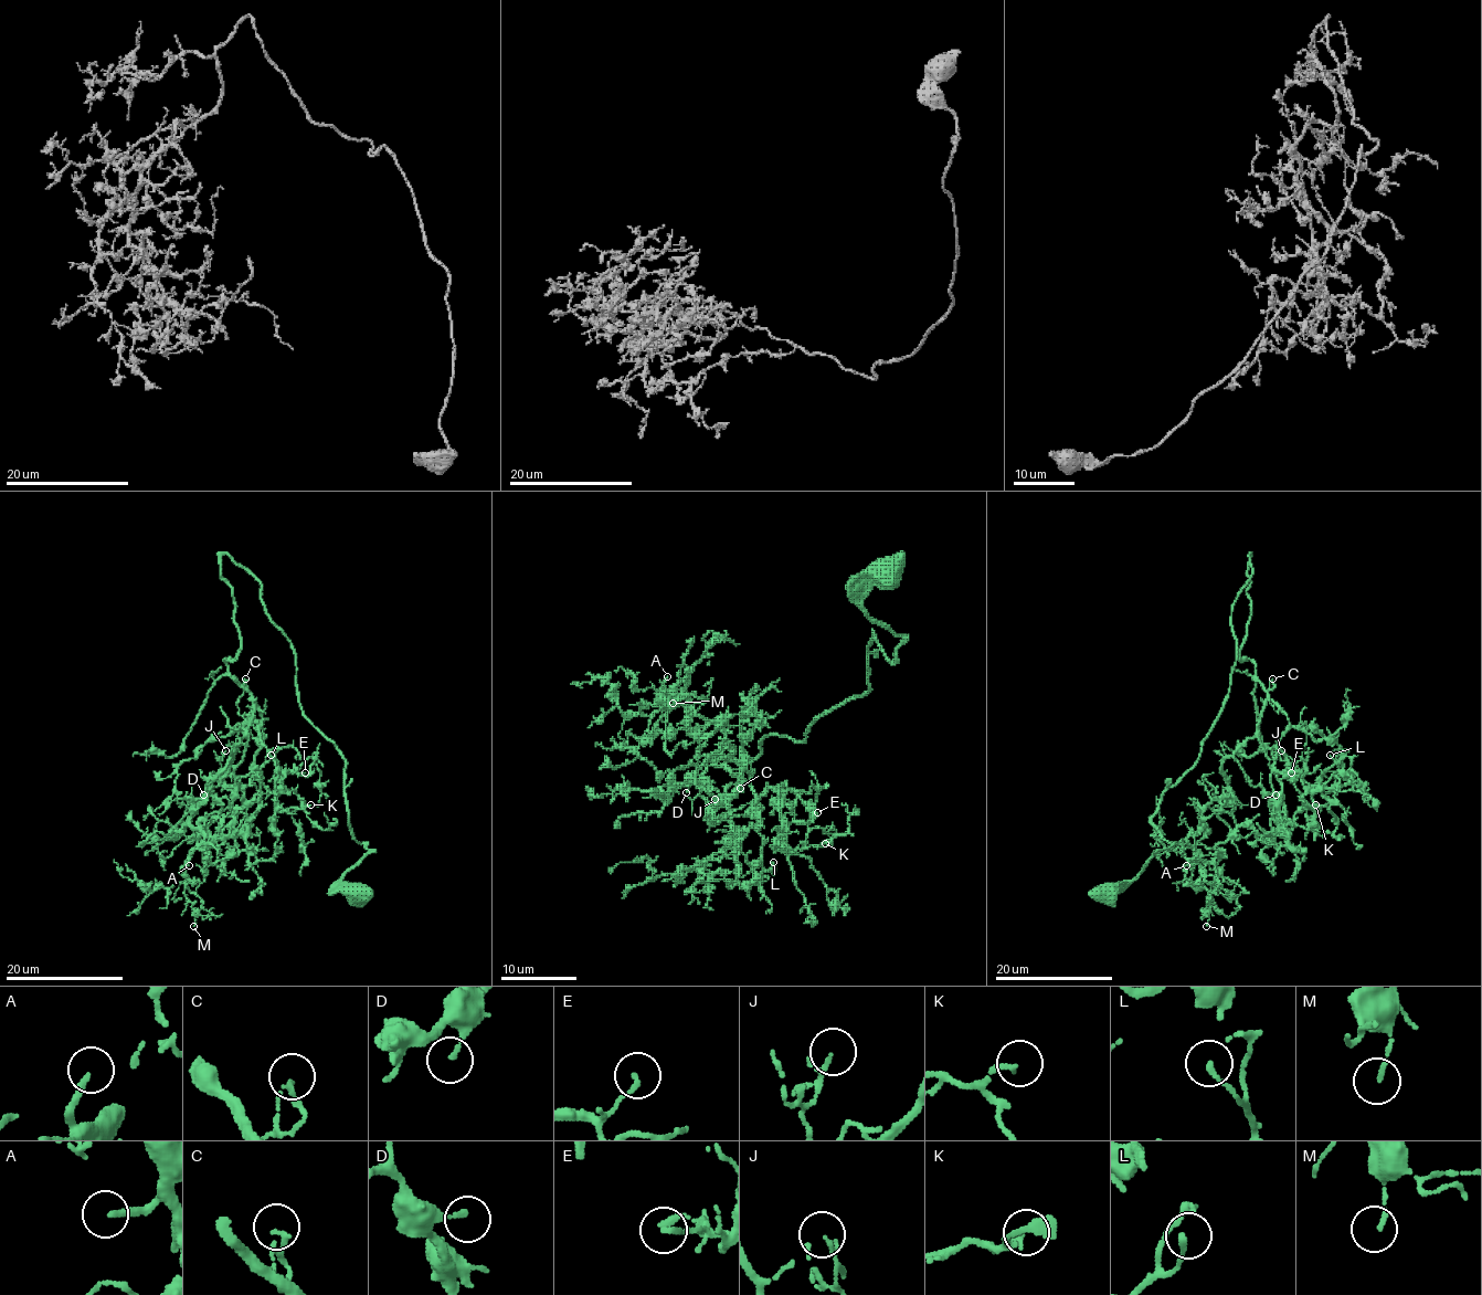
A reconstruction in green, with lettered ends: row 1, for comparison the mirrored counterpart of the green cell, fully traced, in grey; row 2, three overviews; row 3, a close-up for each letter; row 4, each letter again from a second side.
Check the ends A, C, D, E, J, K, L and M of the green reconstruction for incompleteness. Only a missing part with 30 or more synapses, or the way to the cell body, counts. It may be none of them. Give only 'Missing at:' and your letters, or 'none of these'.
Missing at: A

